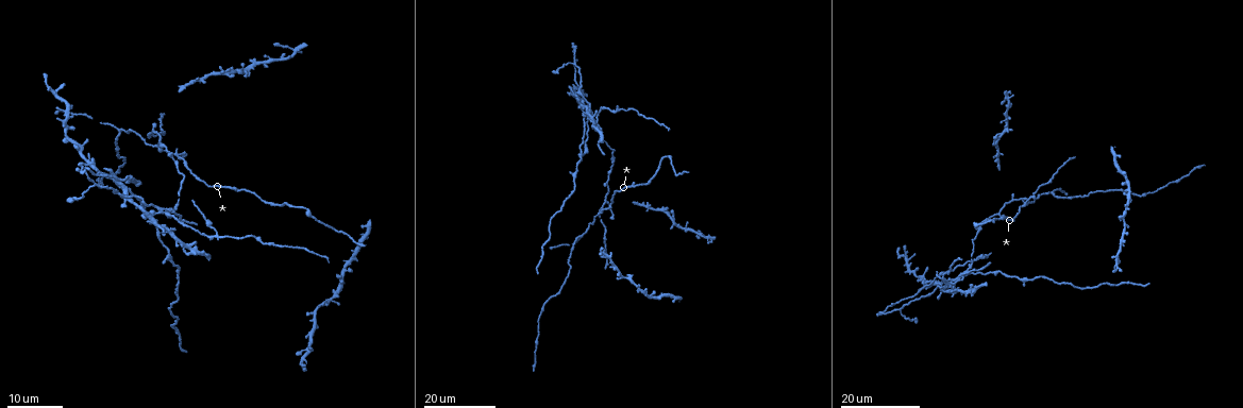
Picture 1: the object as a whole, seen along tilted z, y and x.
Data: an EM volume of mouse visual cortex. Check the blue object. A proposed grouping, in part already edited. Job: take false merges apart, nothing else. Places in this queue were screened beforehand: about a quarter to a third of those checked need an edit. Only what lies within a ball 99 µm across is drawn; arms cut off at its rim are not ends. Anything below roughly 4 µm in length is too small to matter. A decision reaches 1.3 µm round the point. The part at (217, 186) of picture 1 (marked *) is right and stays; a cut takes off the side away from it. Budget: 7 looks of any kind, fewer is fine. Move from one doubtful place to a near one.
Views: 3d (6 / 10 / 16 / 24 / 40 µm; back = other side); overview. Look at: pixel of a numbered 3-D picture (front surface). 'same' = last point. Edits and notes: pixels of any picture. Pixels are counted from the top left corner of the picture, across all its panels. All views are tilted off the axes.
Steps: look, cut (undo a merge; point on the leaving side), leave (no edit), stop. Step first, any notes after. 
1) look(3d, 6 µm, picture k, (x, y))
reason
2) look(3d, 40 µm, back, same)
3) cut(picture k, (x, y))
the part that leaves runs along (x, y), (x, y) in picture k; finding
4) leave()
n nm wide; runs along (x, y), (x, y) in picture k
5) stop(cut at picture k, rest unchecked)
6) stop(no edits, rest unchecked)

look(3d, 24 µm, picture 1, (147, 142))

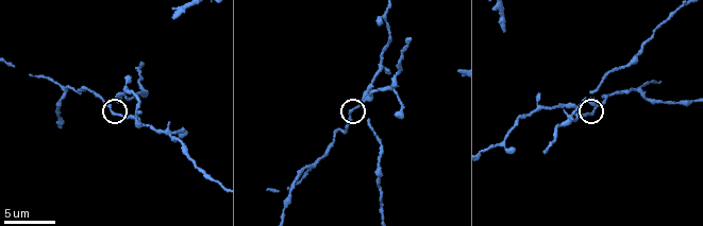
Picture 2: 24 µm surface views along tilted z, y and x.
look(3d, 6 µm, picture 2, (352, 109))

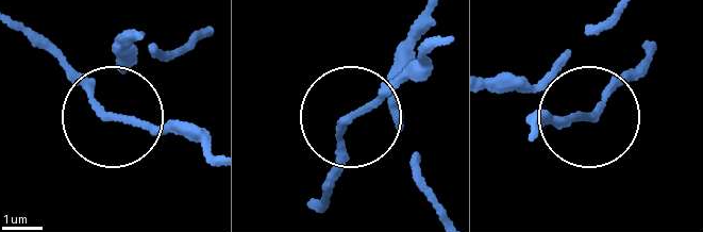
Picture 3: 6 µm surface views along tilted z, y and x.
leave()
side arm 59 µm; runs along (211, 153), (188, 136), (110, 116), (68, 78) in picture 3; continuous, no second cell

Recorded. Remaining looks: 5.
look(3d, 16 µm, picture 2, (65, 91))
three arms meet

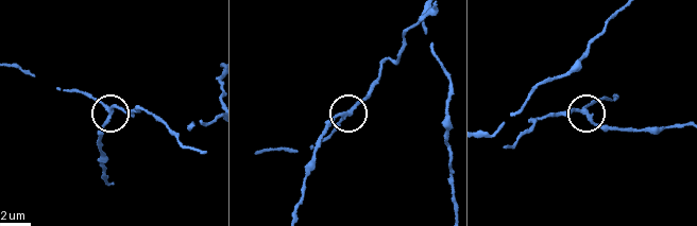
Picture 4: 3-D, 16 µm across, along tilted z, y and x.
look(3d, 6 µm, picture 4, (105, 108))

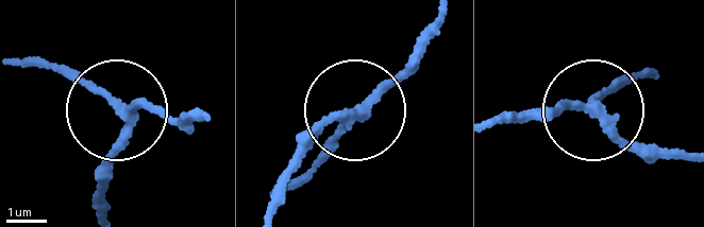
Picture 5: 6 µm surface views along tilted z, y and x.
leave()
210 nm wide; runs along (437, 12), (325, 154) in picture 5; one cell here

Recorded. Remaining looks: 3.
look(3d, 24 µm, picture 1, (617, 108))
three-way junction

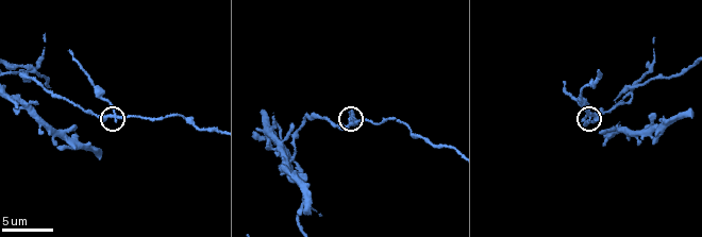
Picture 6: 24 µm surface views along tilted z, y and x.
look(3d, 6 µm, picture 6, (353, 123))

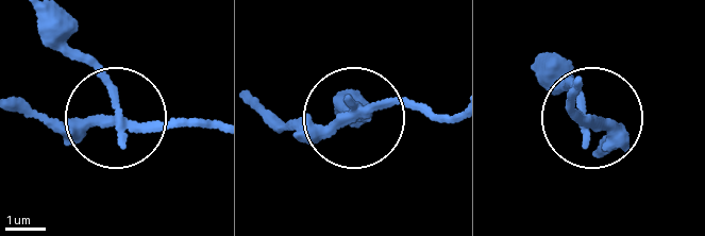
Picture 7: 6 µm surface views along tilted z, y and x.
cut(picture 7, (97, 71))
190 nm wide; the part that leaves runs along (122, 125), (101, 69), (66, 19) in picture 7; a second cell is stuck on

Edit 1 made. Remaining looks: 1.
stop(cut at picture 7, rest unchecked)

